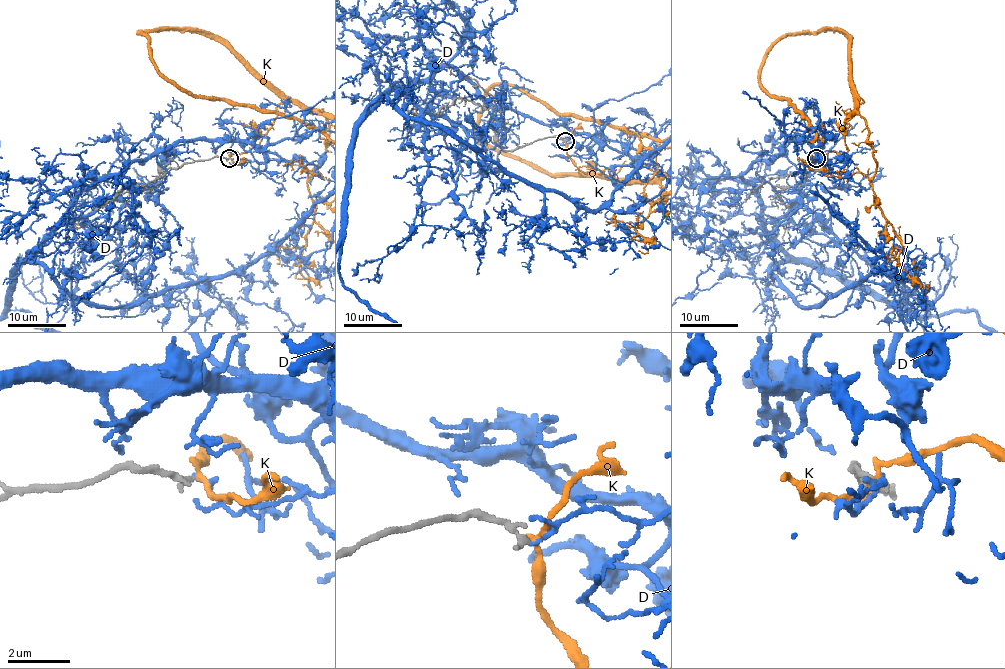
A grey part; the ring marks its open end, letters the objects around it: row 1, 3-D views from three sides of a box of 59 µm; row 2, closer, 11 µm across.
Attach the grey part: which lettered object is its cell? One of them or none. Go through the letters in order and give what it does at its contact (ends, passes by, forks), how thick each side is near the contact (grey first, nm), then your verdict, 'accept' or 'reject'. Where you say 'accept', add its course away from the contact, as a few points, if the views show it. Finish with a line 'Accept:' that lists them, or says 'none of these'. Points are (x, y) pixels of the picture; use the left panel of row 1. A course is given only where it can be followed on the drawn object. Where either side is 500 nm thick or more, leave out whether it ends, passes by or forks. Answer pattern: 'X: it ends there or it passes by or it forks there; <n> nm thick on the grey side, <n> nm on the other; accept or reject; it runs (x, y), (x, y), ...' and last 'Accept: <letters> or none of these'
D: it ends there; 200 nm thick on the grey side, 170 nm on the other; reject
K: it passes by; 220 nm thick on the grey side, 180 nm on the other; accept
Accept: K

